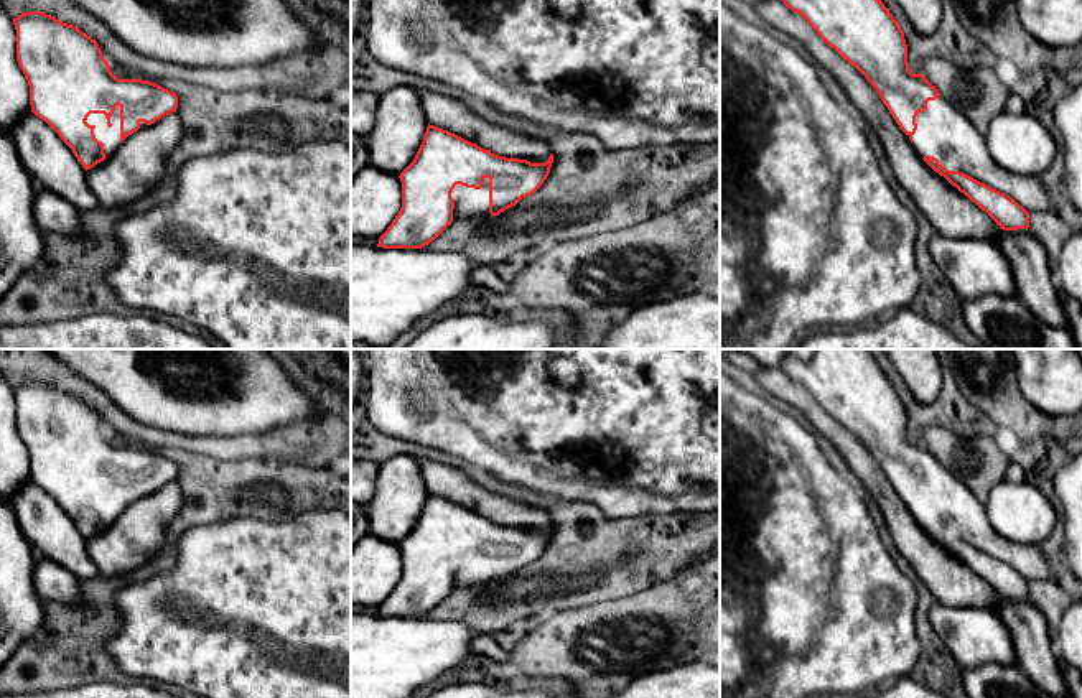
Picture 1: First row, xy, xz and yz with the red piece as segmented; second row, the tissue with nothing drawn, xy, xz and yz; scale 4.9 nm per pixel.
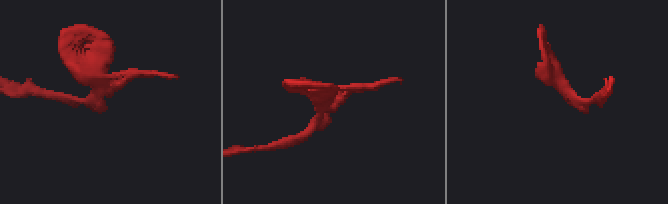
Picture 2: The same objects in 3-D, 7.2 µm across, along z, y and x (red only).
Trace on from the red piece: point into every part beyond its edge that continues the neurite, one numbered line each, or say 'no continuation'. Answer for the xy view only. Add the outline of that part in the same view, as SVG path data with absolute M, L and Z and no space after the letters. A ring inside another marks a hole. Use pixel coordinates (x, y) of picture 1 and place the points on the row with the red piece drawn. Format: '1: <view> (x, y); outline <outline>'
1: xy (111, 137); outline M117 105L112 117L107 120L104 114L91 114L86 120L94 125L94 135L102 142L105 156L110 156L120 145L120 107Z

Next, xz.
1: xz (468, 203); outline M484 178L484 184L481 189L466 188L456 184L451 193L455 209L453 209L453 221L455 219L468 219L468 217L487 217L489 212L489 178Z

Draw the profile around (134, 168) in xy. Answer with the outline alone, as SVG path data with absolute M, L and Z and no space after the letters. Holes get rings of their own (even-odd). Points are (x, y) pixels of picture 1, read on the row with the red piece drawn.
M176 112L128 135L110 156L86 171L99 204L122 211L145 196L163 178L166 160L181 137L183 125Z

